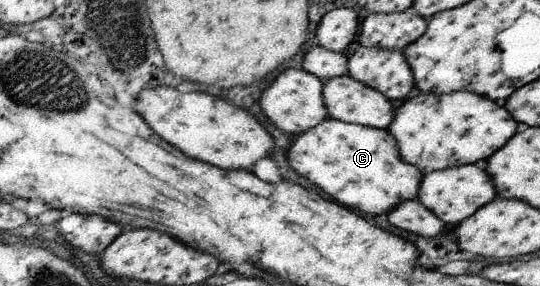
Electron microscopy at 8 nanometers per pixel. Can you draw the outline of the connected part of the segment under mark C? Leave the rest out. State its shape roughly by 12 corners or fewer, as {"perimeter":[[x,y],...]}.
{"perimeter":[[327,117],[289,165],[365,215],[417,200],[392,132]]}

